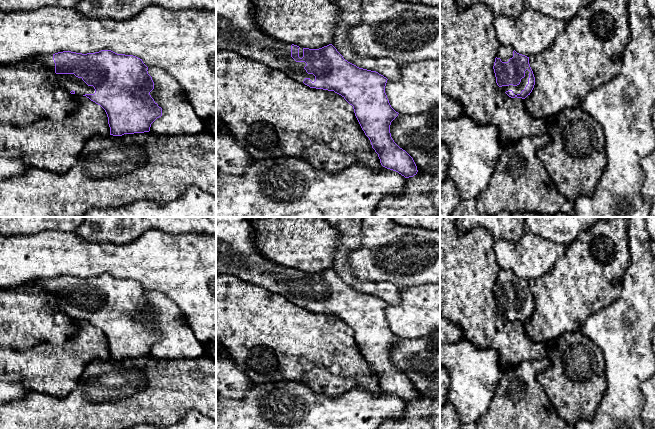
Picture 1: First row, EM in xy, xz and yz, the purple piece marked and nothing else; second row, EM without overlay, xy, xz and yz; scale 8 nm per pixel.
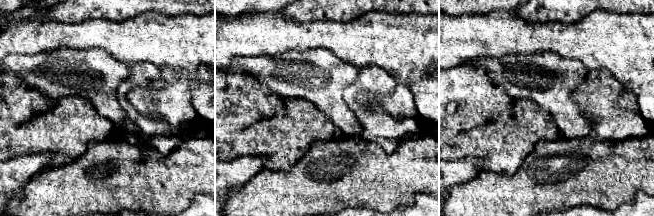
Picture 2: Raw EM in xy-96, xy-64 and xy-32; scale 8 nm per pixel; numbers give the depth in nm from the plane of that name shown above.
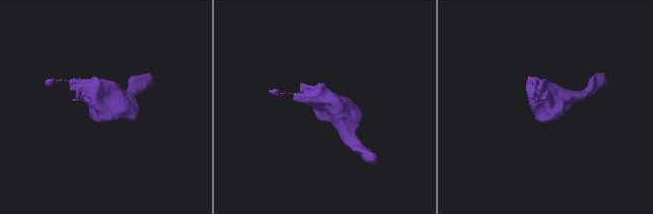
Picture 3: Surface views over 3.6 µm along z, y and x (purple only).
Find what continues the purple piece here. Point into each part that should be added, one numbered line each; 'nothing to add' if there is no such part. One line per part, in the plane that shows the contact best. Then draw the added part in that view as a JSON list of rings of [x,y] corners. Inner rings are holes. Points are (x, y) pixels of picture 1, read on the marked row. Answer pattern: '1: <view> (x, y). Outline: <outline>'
1: yz (517, 89). Outline: [[[525,71],[525,77],[521,79],[521,82],[517,86],[509,85],[509,86],[502,86],[501,88],[506,92],[508,90],[512,90],[515,95],[520,94],[522,90],[525,89],[526,85],[528,84],[529,78],[529,71]]]

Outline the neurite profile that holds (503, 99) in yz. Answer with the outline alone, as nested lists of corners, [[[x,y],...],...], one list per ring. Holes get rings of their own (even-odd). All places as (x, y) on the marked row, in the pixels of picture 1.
[[[440,0],[440,89],[463,106],[463,115],[480,125],[494,125],[503,147],[524,137],[541,136],[547,129],[545,118],[534,118],[527,112],[524,99],[509,97],[496,83],[493,66],[501,44],[496,37],[493,18],[492,11],[483,4],[461,9],[456,0]]]

